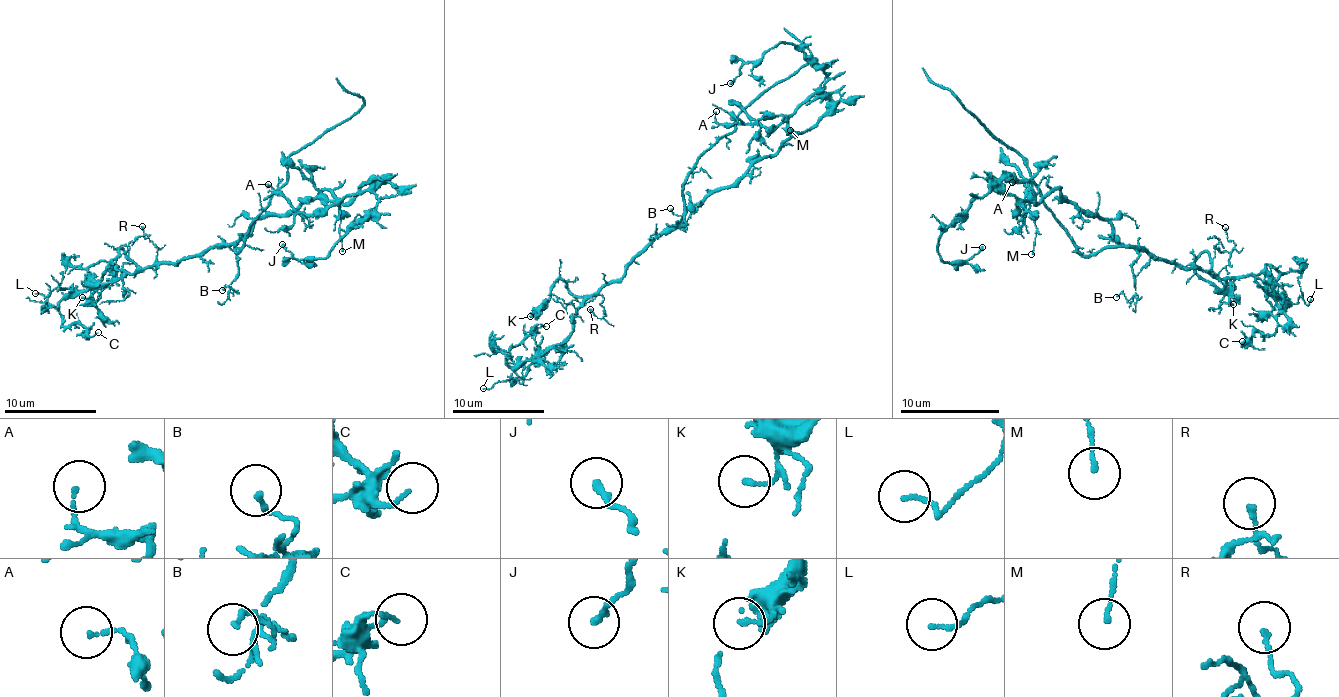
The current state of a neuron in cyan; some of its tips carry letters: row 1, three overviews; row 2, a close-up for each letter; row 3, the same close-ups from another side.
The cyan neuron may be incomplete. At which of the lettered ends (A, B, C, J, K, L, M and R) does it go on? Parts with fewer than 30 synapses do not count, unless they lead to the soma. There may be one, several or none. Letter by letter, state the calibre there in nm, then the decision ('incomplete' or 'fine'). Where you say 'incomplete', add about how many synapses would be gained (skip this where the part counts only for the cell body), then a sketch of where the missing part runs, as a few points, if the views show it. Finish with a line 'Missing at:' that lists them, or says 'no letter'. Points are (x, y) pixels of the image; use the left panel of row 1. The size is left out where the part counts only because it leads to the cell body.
A: 120 nm thick; fine
B: 120 nm thick; fine
C: 100 nm thick; fine
J: 190 nm thick; fine
K: 120 nm thick; fine
L: 110 nm thick; fine
M: 110 nm thick; fine
R: 90 nm thick; fine
Missing at: no letter

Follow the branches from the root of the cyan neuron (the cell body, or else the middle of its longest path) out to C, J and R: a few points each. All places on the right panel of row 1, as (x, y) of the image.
C: (1111, 225), (1121, 242), (1163, 259), (1220, 277), (1250, 274), (1287, 307), (1272, 334), (1242, 341)
J: (1111, 225), (1056, 187), (1039, 202), (1027, 180), (1002, 177), (937, 254), (964, 262), (982, 247)
R: (1111, 225), (1111, 232), (1131, 247), (1215, 274), (1235, 247), (1225, 227)

